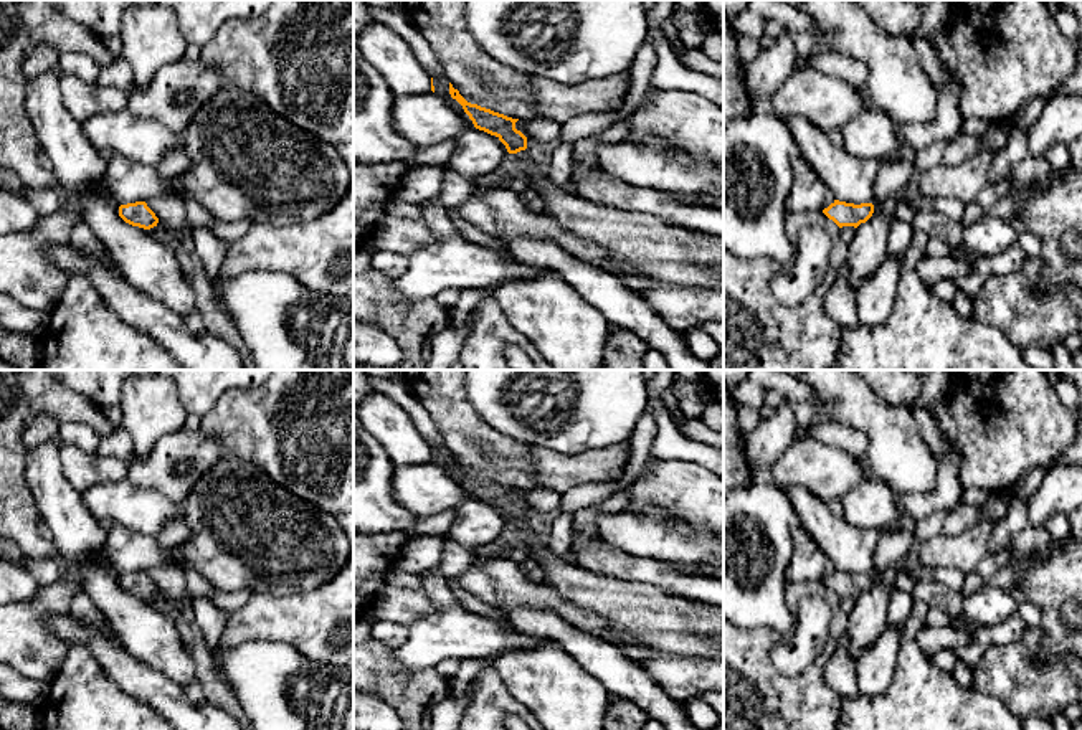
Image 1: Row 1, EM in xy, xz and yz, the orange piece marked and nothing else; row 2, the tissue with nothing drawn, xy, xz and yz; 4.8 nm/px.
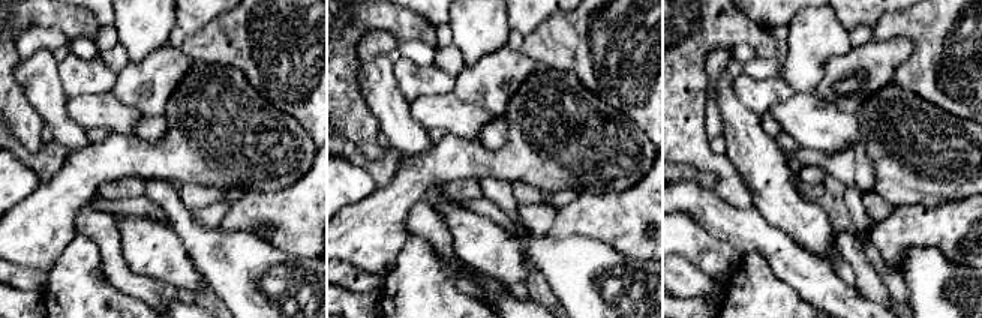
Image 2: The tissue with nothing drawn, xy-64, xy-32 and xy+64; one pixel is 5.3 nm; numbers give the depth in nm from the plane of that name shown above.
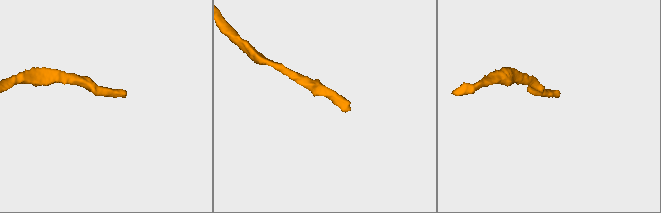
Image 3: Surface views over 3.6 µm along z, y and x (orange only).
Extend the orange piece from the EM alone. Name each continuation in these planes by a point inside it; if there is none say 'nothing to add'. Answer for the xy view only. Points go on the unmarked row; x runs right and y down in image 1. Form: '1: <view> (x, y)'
nothing to add

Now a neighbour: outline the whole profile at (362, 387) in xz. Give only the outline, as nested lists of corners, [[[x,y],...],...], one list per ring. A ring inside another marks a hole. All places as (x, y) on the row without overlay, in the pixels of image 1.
[[[354,370],[354,406],[373,391],[365,370]]]

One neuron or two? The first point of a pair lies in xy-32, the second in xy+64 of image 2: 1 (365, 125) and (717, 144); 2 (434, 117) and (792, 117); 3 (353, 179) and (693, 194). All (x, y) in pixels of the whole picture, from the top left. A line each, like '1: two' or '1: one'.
1: two
2: one
3: one

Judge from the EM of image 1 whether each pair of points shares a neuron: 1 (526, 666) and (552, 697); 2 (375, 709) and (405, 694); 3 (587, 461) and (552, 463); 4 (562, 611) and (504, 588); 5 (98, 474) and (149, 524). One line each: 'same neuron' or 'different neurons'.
1: same neuron
2: different neurons
3: same neuron
4: same neuron
5: different neurons

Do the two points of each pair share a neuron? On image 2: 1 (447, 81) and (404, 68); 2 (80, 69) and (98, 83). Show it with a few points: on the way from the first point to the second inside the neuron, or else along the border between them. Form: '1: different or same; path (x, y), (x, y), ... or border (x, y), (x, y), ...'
1: same; path (437, 81), (413, 78)
2: same; path (84, 74), (93, 78)

